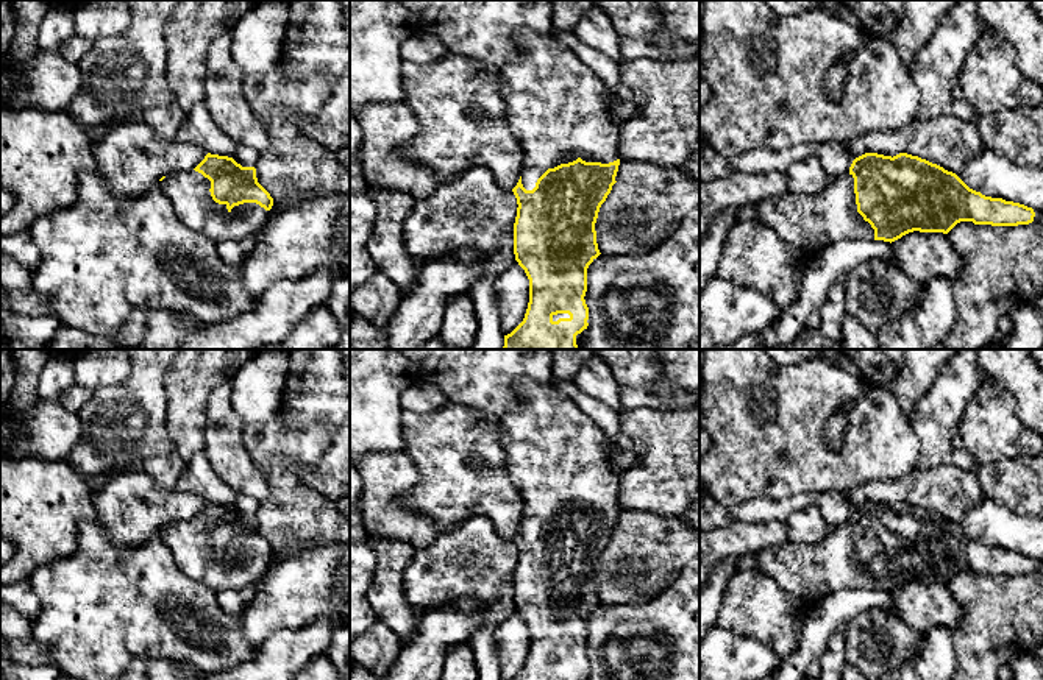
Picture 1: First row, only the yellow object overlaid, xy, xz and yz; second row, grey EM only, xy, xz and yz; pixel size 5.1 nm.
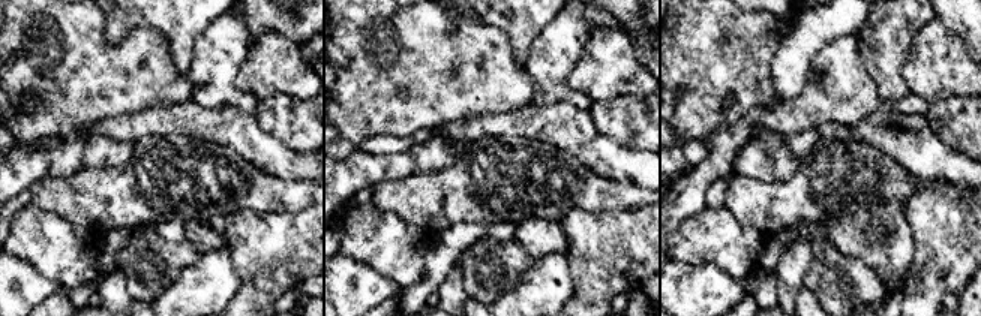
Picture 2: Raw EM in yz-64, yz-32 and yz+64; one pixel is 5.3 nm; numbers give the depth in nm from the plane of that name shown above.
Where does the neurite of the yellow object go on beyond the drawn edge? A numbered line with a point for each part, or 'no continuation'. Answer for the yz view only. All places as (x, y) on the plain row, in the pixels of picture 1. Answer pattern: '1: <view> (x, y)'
1: yz (808, 571)

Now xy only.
1: xy (189, 543)

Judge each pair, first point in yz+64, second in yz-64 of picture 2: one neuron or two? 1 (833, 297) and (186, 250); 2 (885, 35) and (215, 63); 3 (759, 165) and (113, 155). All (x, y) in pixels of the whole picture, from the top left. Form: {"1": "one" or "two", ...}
{"1": "one", "2": "one", "3": "one"}

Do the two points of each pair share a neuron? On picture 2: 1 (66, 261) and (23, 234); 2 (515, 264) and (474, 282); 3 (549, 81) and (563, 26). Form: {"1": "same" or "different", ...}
{"1": "same", "2": "same", "3": "same"}

